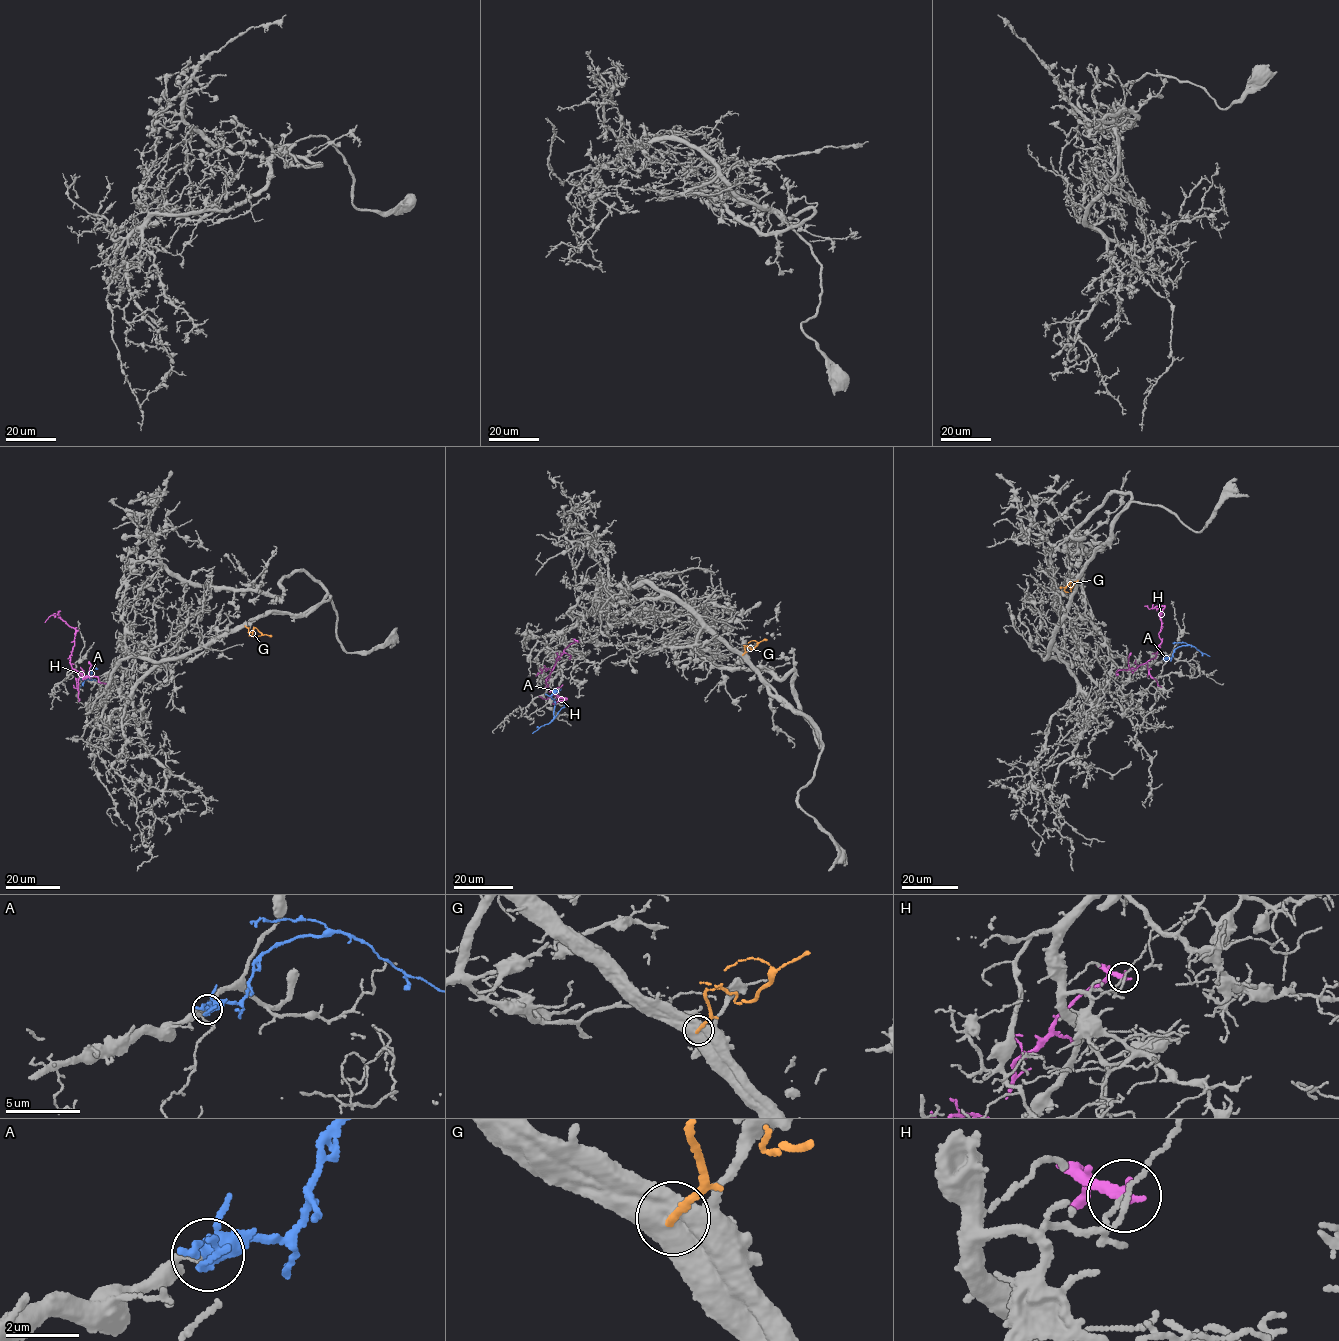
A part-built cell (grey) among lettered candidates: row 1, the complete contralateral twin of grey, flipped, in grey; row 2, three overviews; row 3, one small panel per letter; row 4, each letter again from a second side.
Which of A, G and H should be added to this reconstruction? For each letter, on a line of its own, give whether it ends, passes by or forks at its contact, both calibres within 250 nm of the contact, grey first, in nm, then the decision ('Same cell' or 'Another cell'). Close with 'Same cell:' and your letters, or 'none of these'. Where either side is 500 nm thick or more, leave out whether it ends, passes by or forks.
A: It forks there. Thickness 200 nm (grey) against 380 nm. Same cell
G: Thickness 900 nm (grey) against 200 nm. Another cell
H: It ends there. Thickness 120 nm (grey) against 300 nm. Another cell
Same cell: A

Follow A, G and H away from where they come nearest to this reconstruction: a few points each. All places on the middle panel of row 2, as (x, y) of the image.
A: (553, 690), (553, 719), (532, 733)
G: (743, 654), (745, 646), (751, 649), (767, 640)
H: (578, 641), (558, 656), (546, 680), (549, 690), (564, 699), (555, 703), (554, 694), (539, 696)

